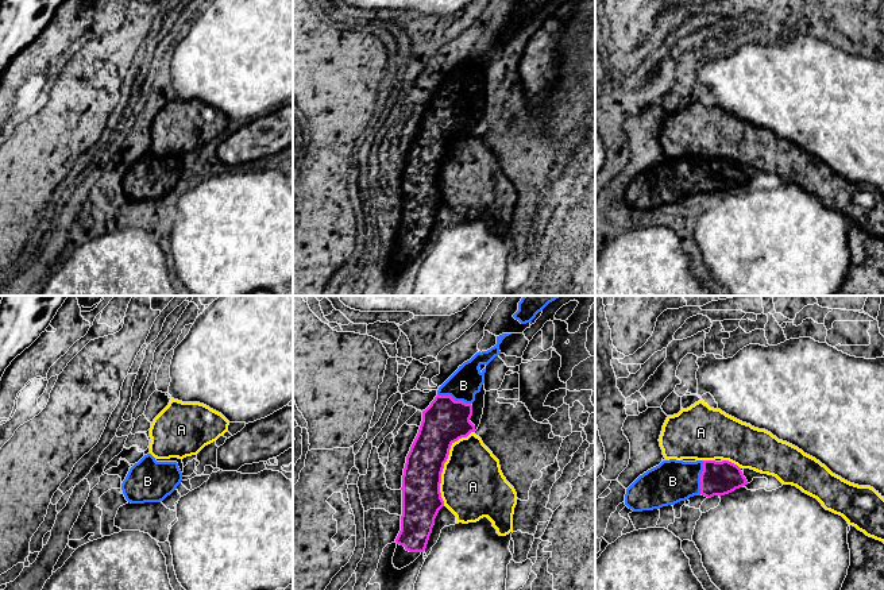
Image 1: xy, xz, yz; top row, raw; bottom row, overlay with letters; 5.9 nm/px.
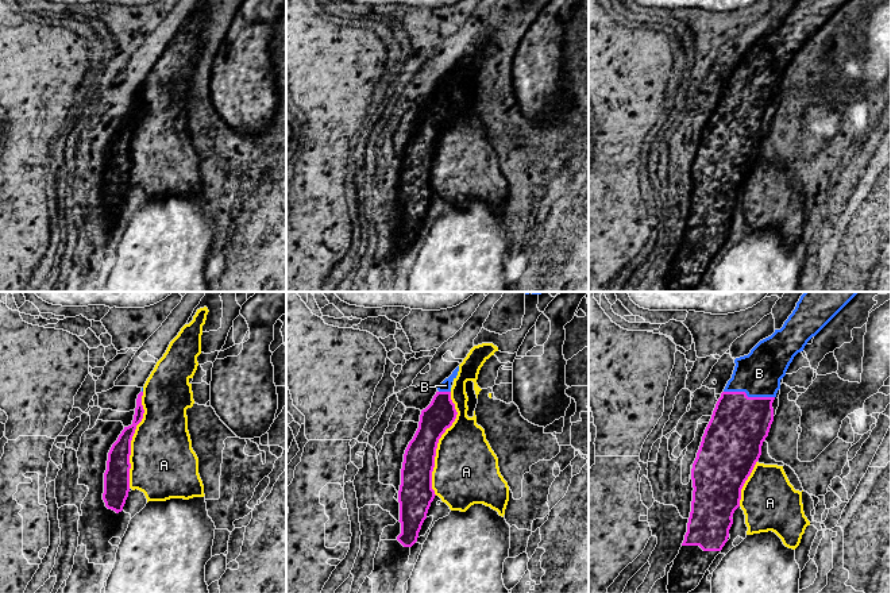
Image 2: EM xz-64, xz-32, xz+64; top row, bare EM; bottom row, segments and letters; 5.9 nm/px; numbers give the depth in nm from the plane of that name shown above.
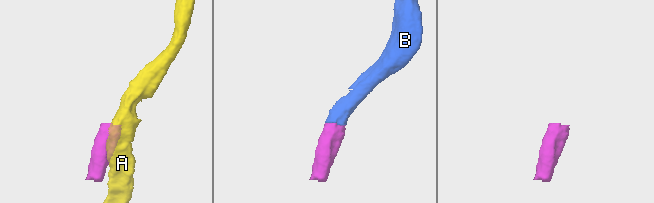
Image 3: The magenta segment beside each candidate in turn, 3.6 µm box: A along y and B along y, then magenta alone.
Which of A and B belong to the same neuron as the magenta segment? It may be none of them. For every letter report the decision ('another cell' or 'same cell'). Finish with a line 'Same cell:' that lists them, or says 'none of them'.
A: another cell
B: same cell
Same cell: B

